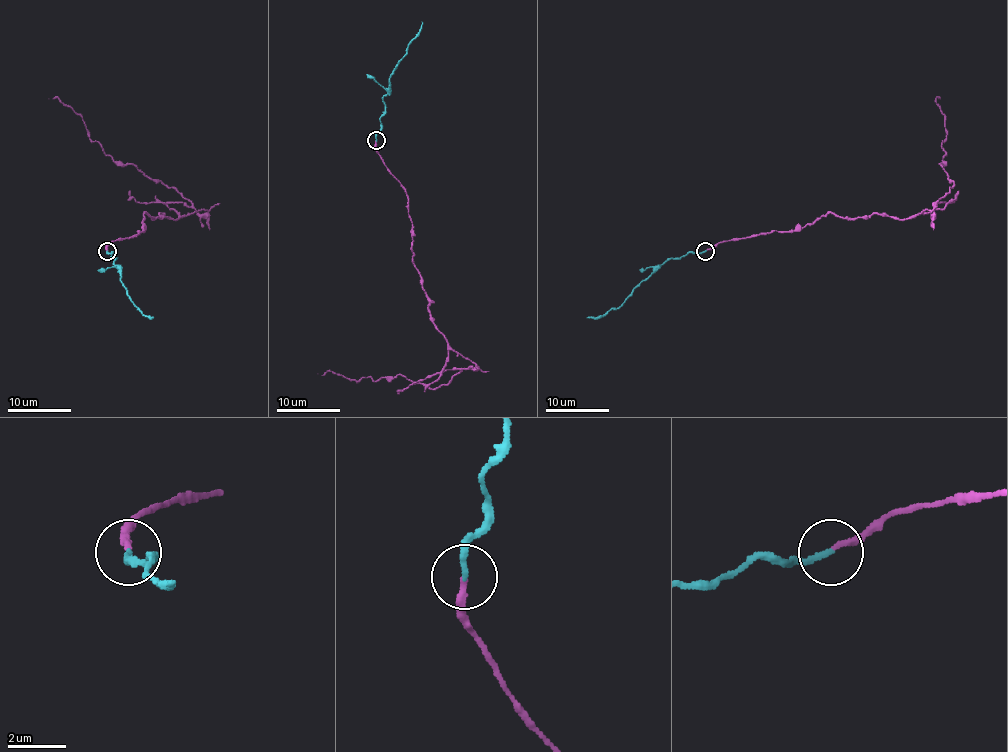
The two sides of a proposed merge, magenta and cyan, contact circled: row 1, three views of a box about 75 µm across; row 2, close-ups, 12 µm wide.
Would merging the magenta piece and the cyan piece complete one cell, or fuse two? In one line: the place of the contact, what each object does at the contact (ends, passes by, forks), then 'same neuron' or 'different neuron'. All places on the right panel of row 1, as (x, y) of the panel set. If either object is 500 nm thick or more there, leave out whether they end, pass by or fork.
at (705, 251); magenta ends there; cyan ends there; different neuron

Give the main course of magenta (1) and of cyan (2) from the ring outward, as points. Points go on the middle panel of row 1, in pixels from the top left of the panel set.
1: (376, 141), (408, 200), (429, 316), (477, 366), (432, 388), (400, 374), (375, 380), (317, 374)
2: (376, 141), (391, 74), (407, 53), (407, 47), (416, 35), (421, 21)

